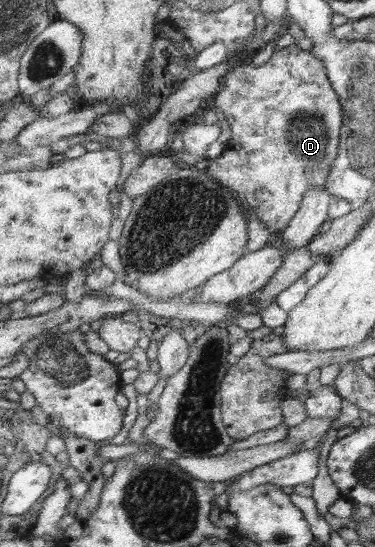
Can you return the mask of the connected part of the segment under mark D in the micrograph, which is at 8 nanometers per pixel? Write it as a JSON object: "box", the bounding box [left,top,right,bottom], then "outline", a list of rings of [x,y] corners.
{"box":[206,45,345,235],"outline":[[[290,45],[278,50],[265,64],[236,65],[223,77],[222,87],[214,100],[215,106],[223,111],[232,136],[224,144],[223,153],[209,162],[206,168],[208,175],[236,192],[244,208],[252,206],[258,220],[264,222],[271,233],[282,235],[303,206],[308,189],[327,186],[332,163],[339,157],[345,114],[340,95],[327,76],[325,63],[309,50]]]}

